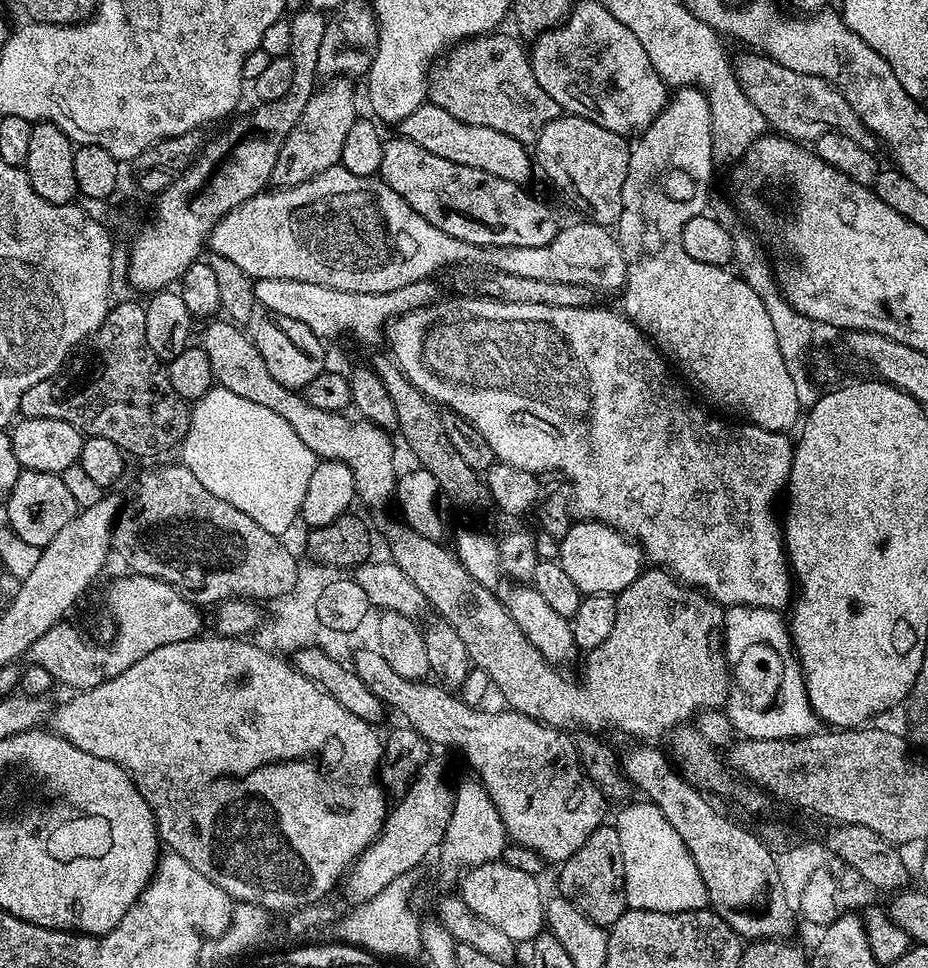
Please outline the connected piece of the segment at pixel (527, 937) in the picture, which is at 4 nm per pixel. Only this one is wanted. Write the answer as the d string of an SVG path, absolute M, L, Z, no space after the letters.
M501 862L479 864L477 868L467 869L463 873L458 895L466 902L466 906L470 906L470 910L474 910L474 914L486 918L486 922L490 922L490 926L495 926L497 930L504 931L506 938L531 942L546 928L546 896L540 893L538 881L535 875Z

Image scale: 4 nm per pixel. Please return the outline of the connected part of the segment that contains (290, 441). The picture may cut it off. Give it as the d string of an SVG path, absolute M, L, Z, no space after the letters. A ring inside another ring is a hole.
M213 386L201 400L195 401L190 408L188 433L184 435L182 449L184 467L210 490L222 502L230 502L246 518L254 518L262 530L270 530L270 534L283 537L284 532L292 528L292 523L297 523L302 500L306 498L306 486L310 486L310 474L314 474L318 463L316 453L290 430L286 418L278 418L274 410L266 410L266 406L257 406L246 398L238 398L231 390Z

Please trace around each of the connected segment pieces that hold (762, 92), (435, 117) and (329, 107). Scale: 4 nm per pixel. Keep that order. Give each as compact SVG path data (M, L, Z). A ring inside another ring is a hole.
M744 50L740 57L735 57L736 77L752 105L766 118L766 122L779 135L797 142L814 142L822 134L837 132L846 134L846 138L854 138L858 146L876 152L878 141L870 129L854 114L850 102L842 98L842 94L828 81L798 74L798 70L786 70L769 56L756 50Z
M427 102L420 104L418 110L413 110L400 120L398 132L410 142L422 146L422 150L430 150L430 154L446 158L446 162L474 166L474 170L486 170L486 174L506 178L506 182L527 185L532 168L534 172L533 157L525 144L518 142L518 138L510 138L510 134L502 134L502 130L490 130L490 126L470 126L470 122L458 122L458 118L454 118L454 114L446 114L442 106Z
M348 78L329 79L321 83L310 102L306 102L302 118L298 118L294 130L286 134L286 142L278 154L278 162L274 162L271 183L276 188L293 188L322 174L322 170L330 170L339 164L342 142L346 142L346 134L358 118L356 92L352 89L352 84L353 81Z

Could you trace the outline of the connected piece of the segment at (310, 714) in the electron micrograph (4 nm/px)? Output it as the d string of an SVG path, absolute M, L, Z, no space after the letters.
M201 634L192 640L170 642L150 650L146 658L138 658L130 670L122 670L114 678L93 688L77 691L65 704L51 709L51 731L66 738L78 750L106 758L114 762L136 783L136 789L146 798L156 819L156 831L163 843L171 851L178 853L198 874L206 874L214 886L226 890L233 901L254 903L267 908L272 914L291 914L301 908L319 905L345 879L346 873L356 863L356 859L376 841L388 815L389 805L384 805L386 792L378 783L382 736L373 725L362 722L350 710L345 710L326 690L322 690L310 678L293 668L287 659L277 653L260 650L259 646L244 638Z

